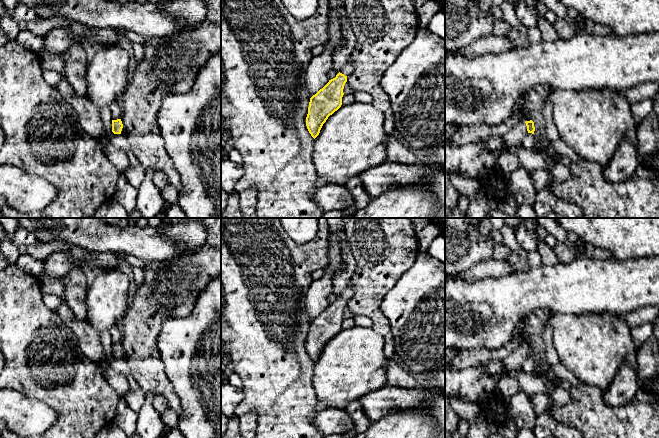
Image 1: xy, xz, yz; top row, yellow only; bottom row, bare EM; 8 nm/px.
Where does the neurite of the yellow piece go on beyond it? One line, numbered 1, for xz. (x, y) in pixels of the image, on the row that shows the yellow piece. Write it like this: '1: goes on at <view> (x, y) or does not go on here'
1: goes on at xz (347, 69)

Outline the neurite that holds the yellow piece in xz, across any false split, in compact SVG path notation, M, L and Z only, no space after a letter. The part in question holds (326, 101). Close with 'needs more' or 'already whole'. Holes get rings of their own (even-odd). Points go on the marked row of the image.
M350 56L336 77L310 98L306 126L314 139L328 117L341 107L344 85L353 69L353 58Z | needs more

